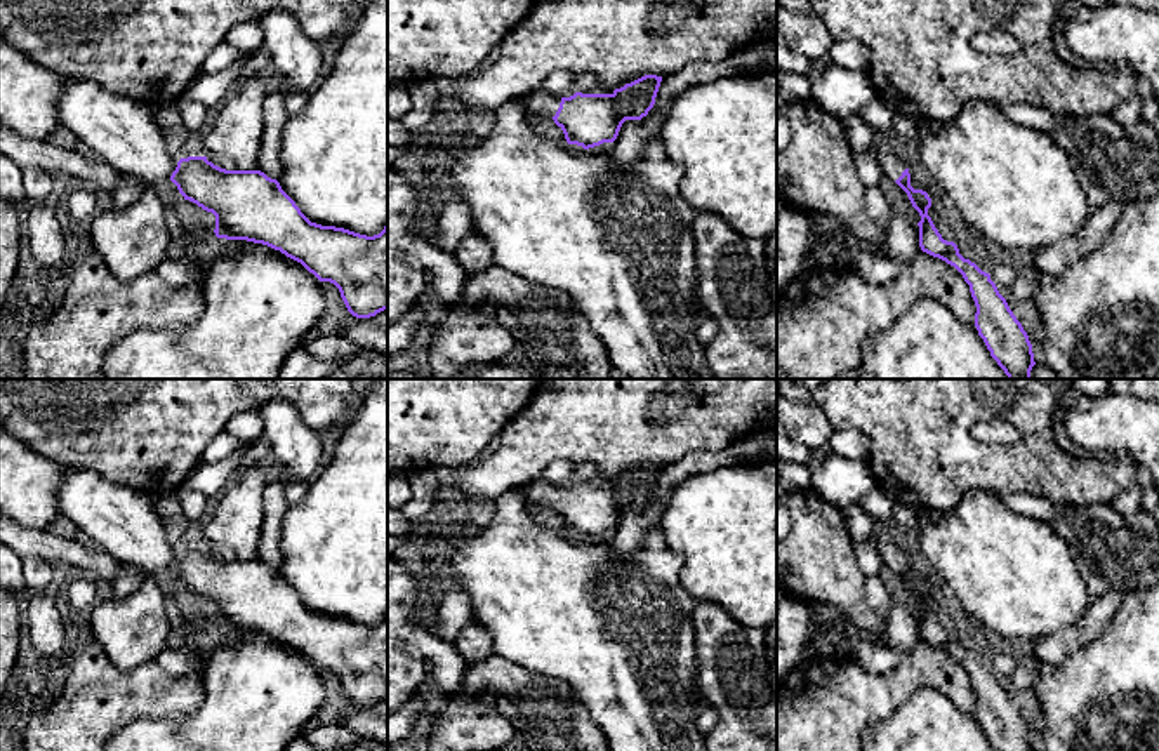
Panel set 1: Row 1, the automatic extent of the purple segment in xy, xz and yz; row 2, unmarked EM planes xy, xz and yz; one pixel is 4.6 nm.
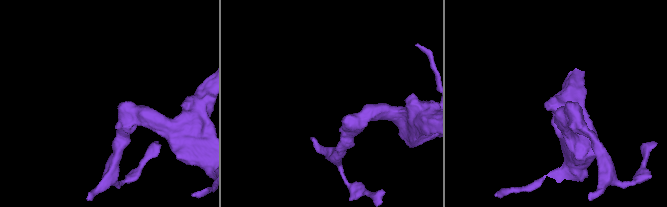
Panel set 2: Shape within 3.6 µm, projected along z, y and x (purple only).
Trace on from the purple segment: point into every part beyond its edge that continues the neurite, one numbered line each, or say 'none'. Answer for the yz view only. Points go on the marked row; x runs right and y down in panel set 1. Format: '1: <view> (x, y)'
1: yz (859, 134)

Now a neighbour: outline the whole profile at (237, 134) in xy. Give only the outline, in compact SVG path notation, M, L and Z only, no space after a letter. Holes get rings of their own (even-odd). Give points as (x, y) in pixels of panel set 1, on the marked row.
M259 76L238 82L205 137L205 156L231 160L236 170L259 170L268 82Z

